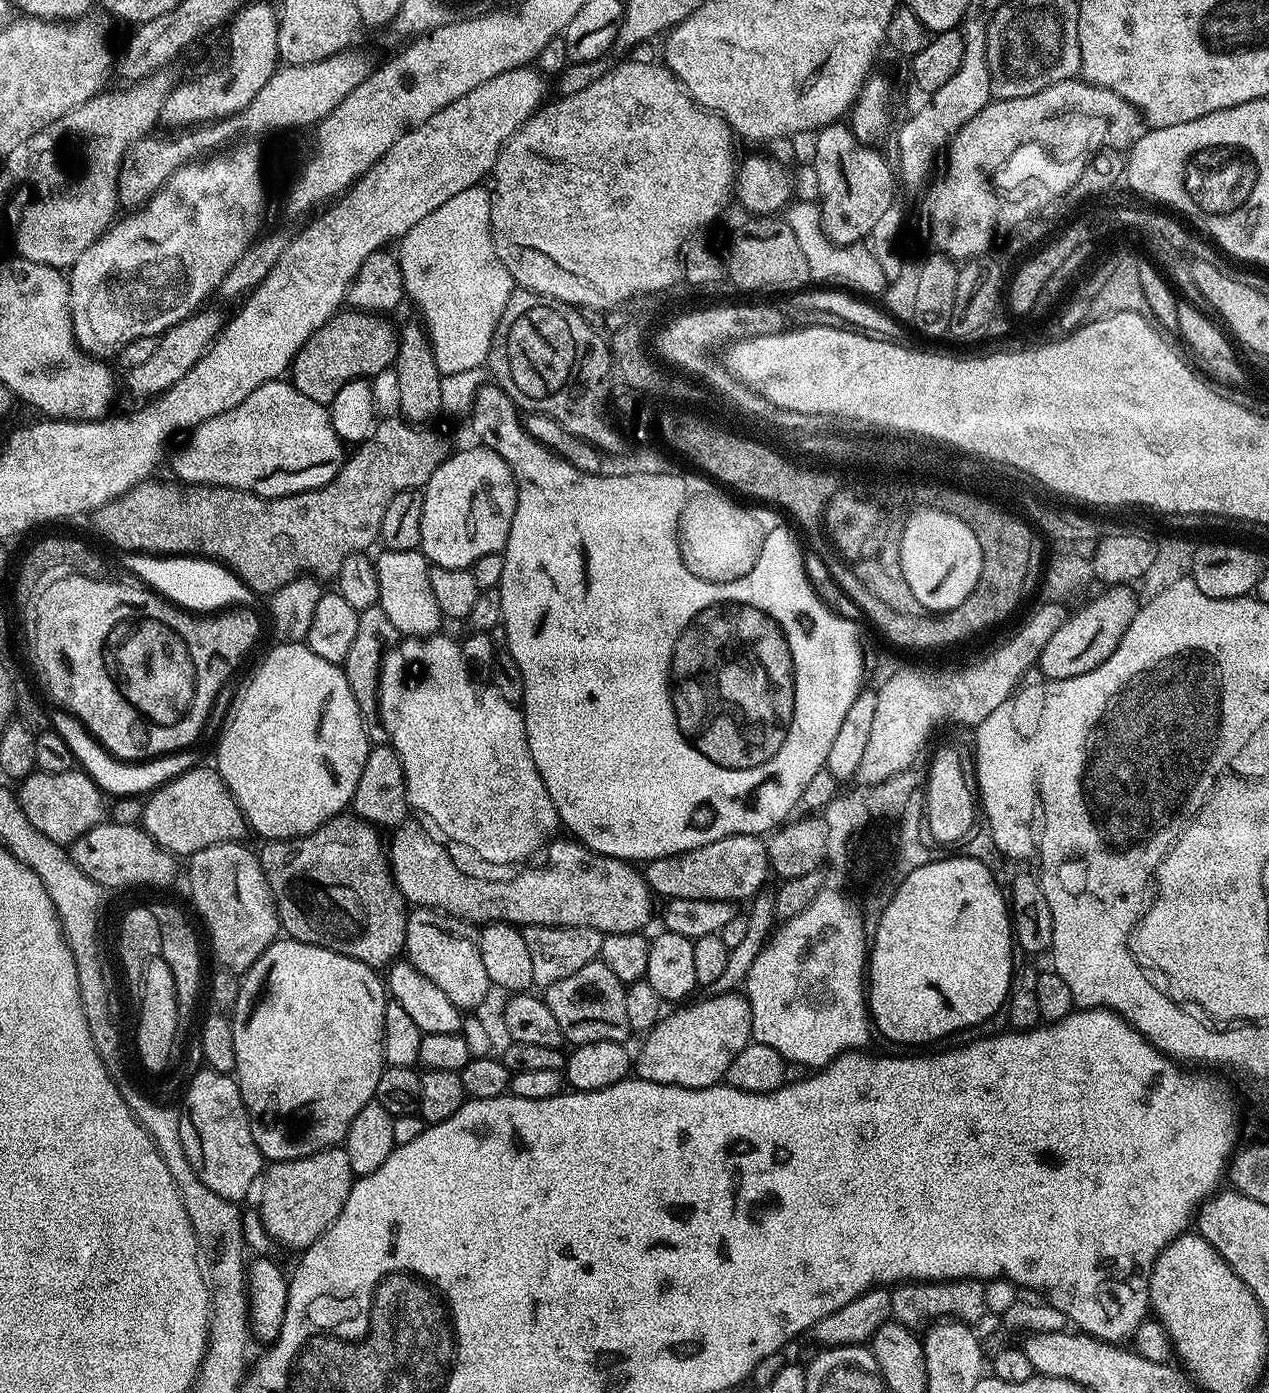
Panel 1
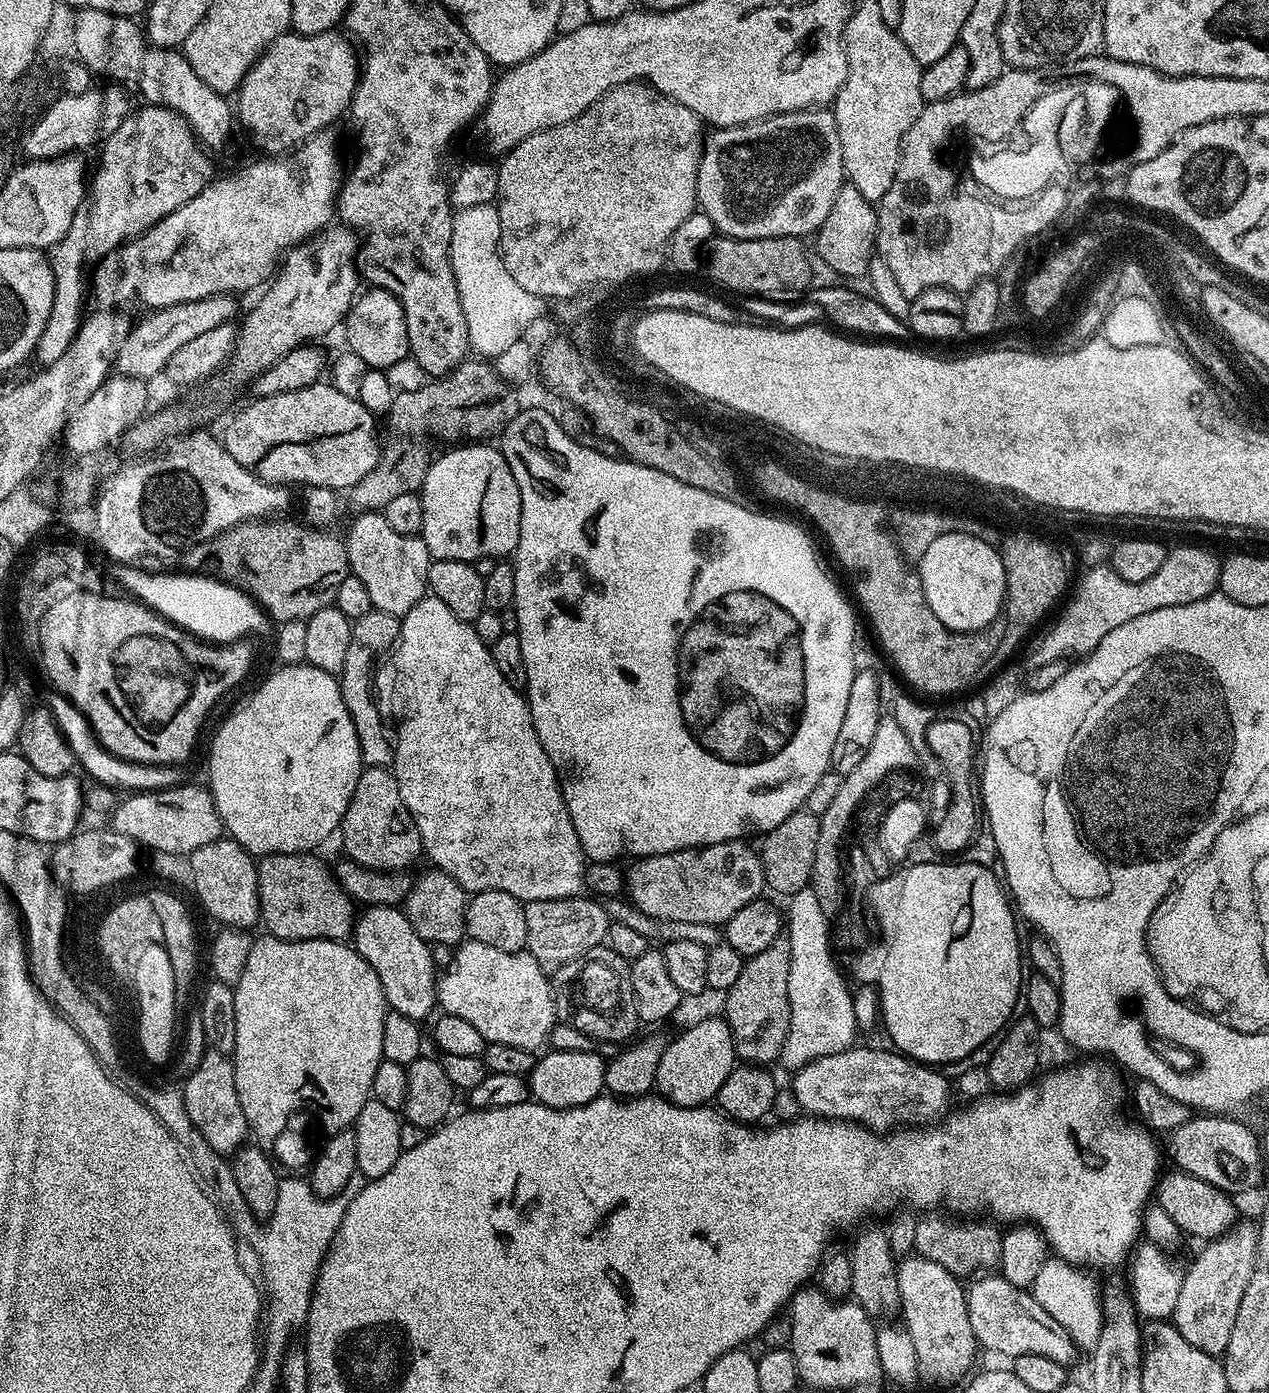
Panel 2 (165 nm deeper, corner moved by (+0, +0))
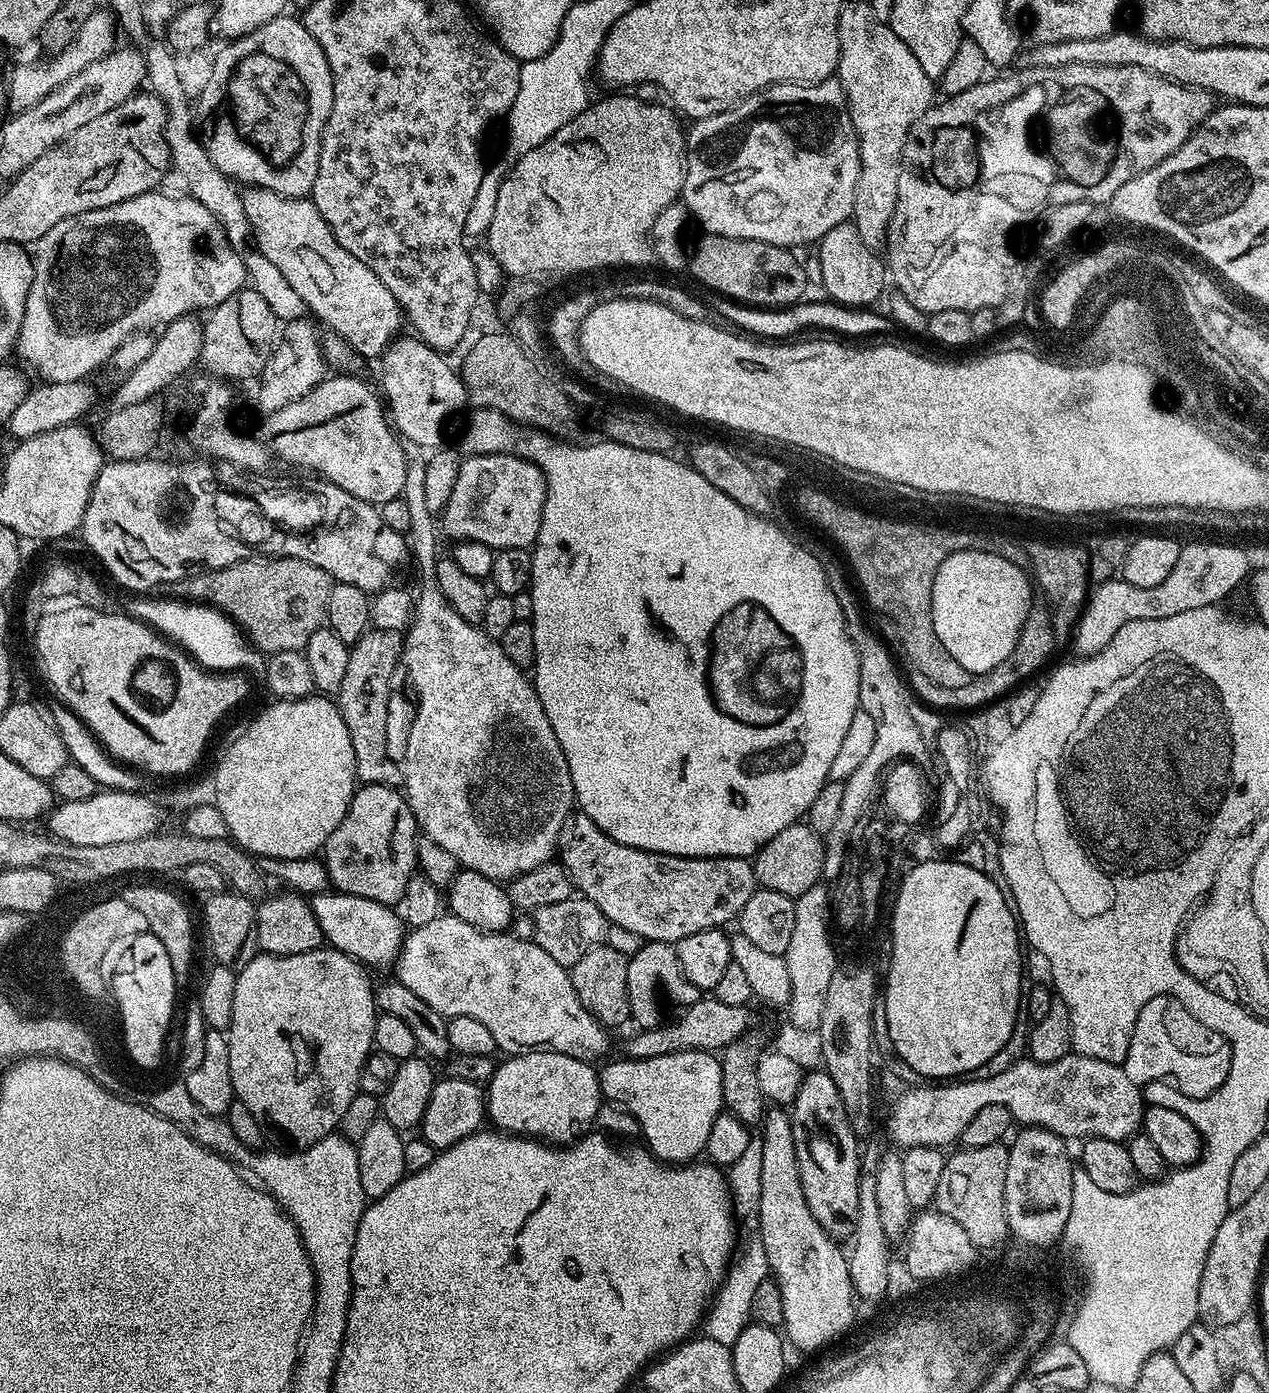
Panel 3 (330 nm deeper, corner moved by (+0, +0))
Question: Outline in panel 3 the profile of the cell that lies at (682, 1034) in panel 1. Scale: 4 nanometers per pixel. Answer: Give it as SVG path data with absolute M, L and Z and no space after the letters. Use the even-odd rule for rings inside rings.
M686 1050L645 1060L612 1060L598 1072L603 1099L623 1106L636 1119L643 1143L669 1166L695 1161L705 1151L710 1126L724 1108L722 1070L713 1053Z

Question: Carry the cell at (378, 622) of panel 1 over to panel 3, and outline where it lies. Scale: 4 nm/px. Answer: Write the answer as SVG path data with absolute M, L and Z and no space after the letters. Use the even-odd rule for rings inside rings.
M369 630L357 644L348 650L346 674L342 678L342 686L335 693L334 700L338 705L342 718L346 722L346 730L350 730L350 746L354 746L354 762L356 763L356 779L360 784L399 785L402 780L402 768L392 761L388 753L388 695L392 692L392 675L398 672L398 661L402 656L402 636L399 631Z

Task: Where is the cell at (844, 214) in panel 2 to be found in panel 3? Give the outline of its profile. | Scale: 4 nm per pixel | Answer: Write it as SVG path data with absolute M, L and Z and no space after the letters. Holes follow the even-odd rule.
M845 222L834 226L830 234L818 241L820 248L820 280L824 283L823 294L829 301L835 301L850 308L867 309L875 305L876 299L885 295L886 264L878 257L877 249L866 246L862 242L862 234L858 234L855 224Z

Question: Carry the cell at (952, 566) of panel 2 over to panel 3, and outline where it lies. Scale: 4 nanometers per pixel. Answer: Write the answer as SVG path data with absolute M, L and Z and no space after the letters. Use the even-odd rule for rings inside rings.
M967 547L961 552L949 551L942 566L938 566L932 591L932 617L938 642L942 642L946 650L950 650L950 658L954 658L954 662L958 662L965 673L979 674L994 670L1010 657L1010 652L1018 642L1019 632L1034 609L1032 588L1034 590L1029 573L1021 565L1007 561L998 554L980 553Z

